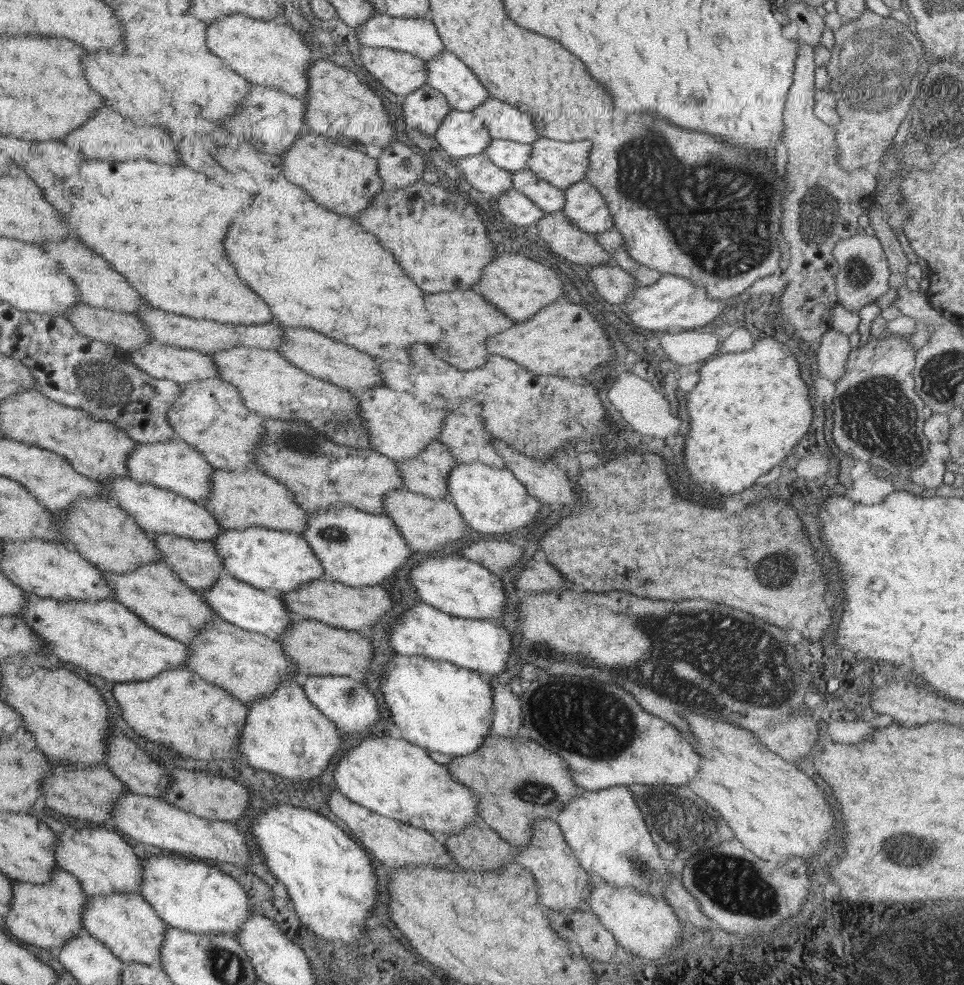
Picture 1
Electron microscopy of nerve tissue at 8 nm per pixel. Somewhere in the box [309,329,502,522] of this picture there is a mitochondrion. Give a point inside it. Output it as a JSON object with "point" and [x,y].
{"point":[342,420]}

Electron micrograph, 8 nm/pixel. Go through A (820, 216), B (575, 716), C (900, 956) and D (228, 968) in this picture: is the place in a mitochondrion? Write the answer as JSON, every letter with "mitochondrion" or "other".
{"A":"mitochondrion","B":"mitochondrion","C":"mitochondrion","D":"mitochondrion"}

